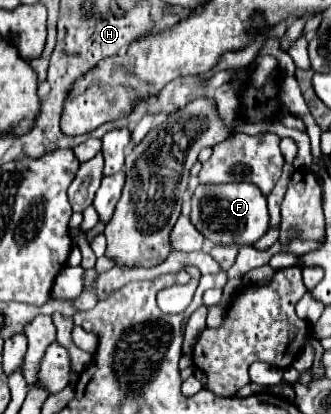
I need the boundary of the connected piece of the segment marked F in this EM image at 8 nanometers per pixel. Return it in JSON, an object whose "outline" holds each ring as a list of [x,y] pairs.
{"outline":[[[253,183],[201,185],[191,199],[191,223],[215,245],[253,245],[269,229],[267,199]]]}

